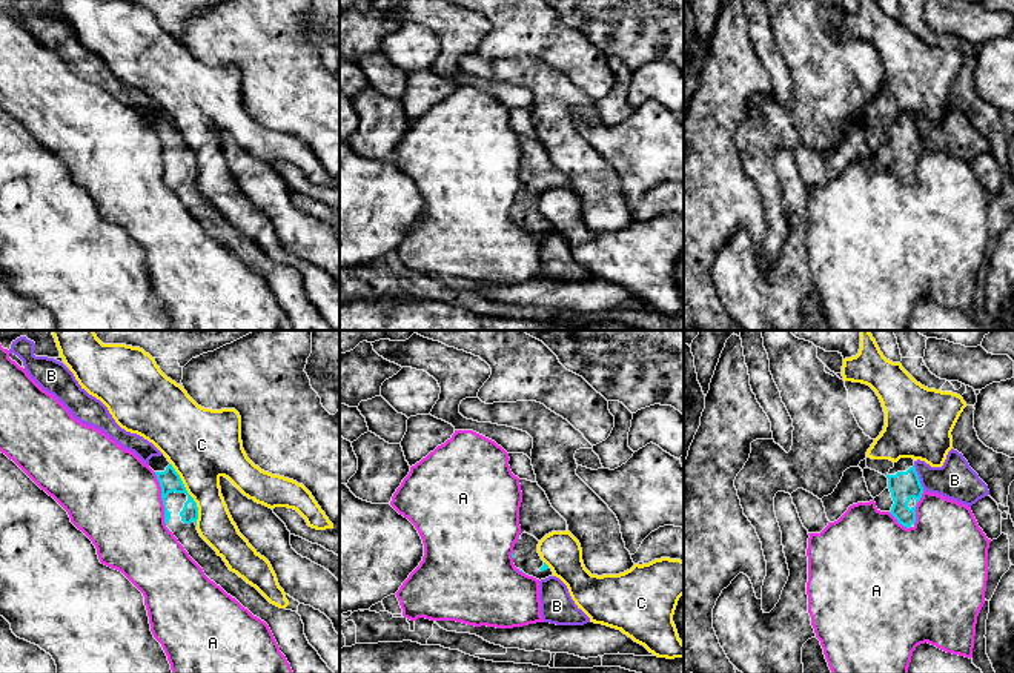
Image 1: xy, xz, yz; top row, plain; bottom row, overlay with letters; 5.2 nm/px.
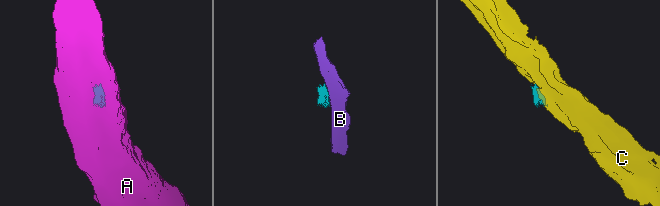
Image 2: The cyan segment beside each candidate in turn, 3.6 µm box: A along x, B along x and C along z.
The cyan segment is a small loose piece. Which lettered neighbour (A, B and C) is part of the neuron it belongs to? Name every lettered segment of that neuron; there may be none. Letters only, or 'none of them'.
none of them

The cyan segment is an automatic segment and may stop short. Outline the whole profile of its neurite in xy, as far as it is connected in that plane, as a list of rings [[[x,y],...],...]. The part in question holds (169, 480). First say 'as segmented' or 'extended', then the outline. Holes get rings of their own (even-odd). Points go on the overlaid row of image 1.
extended; [[[152,456],[149,467],[155,472],[161,487],[166,527],[204,575],[269,625],[293,673],[333,673],[309,644],[301,616],[270,604],[255,587],[230,572],[223,558],[200,536],[197,502],[167,458]]]

